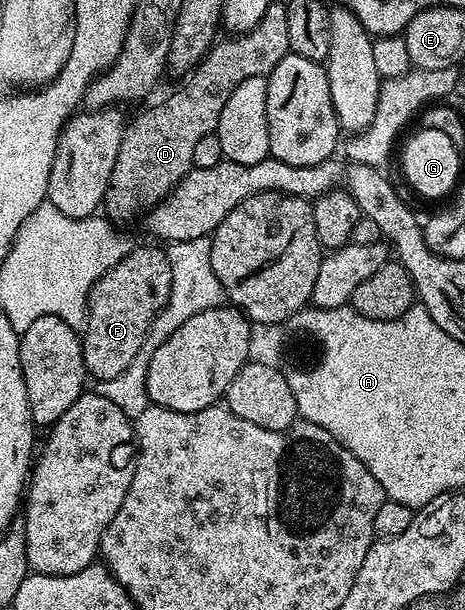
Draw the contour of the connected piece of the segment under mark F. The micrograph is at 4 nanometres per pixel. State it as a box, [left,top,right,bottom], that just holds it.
[80,244,172,383]

